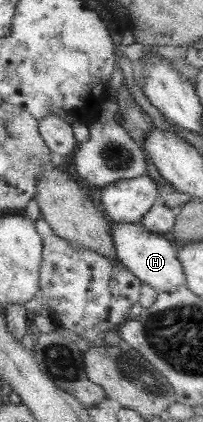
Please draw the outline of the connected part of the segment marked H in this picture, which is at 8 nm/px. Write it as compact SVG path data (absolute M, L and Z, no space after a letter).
M111 222L112 236L116 241L117 260L128 270L152 285L157 291L170 292L186 283L184 266L180 261L180 245L150 232L141 223Z

